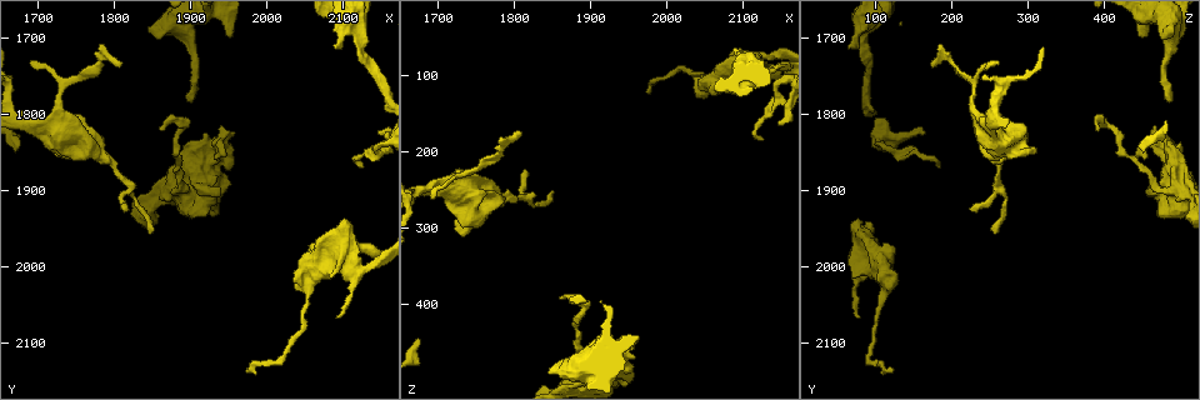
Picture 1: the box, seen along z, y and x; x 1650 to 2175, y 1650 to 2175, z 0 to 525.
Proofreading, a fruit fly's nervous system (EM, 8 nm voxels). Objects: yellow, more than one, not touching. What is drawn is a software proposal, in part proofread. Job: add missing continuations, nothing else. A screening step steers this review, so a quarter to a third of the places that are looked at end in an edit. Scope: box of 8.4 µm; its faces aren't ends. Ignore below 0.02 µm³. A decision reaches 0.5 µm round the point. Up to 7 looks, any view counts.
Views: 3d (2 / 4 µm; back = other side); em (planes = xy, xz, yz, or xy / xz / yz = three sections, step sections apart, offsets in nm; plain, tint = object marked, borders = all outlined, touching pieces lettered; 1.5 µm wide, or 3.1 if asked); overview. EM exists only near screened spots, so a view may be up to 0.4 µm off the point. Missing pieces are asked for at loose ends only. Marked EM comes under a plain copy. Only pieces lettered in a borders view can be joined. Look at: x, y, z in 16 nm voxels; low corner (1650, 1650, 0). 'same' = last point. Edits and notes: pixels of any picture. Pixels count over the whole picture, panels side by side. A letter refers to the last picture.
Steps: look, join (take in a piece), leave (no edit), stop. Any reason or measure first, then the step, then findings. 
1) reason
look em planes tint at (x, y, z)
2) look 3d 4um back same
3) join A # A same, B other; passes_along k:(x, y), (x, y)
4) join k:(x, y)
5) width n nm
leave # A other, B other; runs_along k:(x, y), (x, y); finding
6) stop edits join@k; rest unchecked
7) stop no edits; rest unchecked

thin end
look em xy step 4 borders at (1815, 1925, 225)

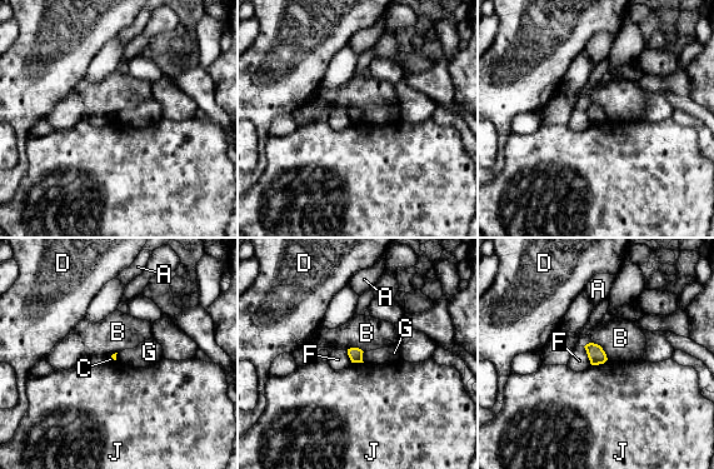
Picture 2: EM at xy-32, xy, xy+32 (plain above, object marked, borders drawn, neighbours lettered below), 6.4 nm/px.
look em planes borders same

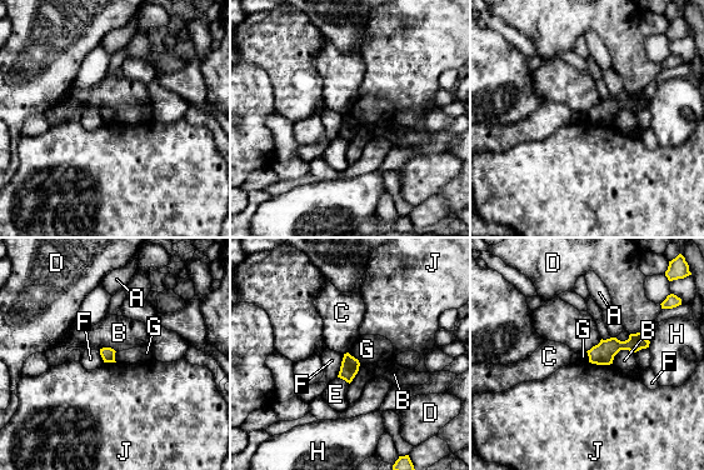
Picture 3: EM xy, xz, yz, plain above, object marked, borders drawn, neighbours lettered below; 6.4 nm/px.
longest_contact B 160 nm
leave # A other, B other, C other, D other, E other, F other, G other, H other, J other; border 3:(348, 351), (360, 363); none of them fits

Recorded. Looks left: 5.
an open end
look em yz step 4 borders at (1895, 1785, 480)

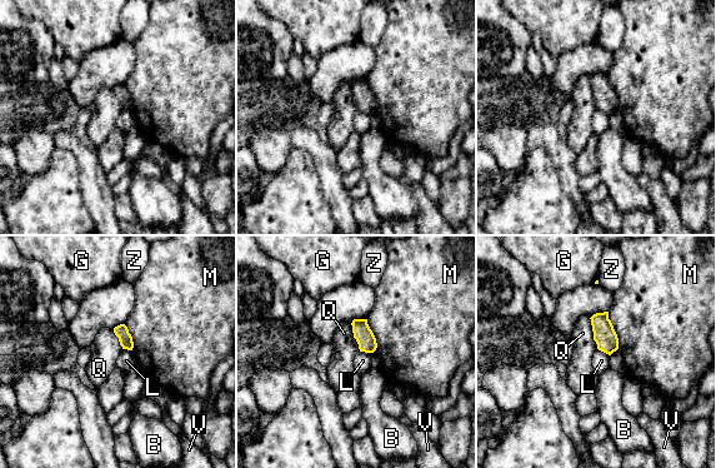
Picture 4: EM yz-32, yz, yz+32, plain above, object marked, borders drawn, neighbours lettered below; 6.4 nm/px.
another direction
look em planes borders same

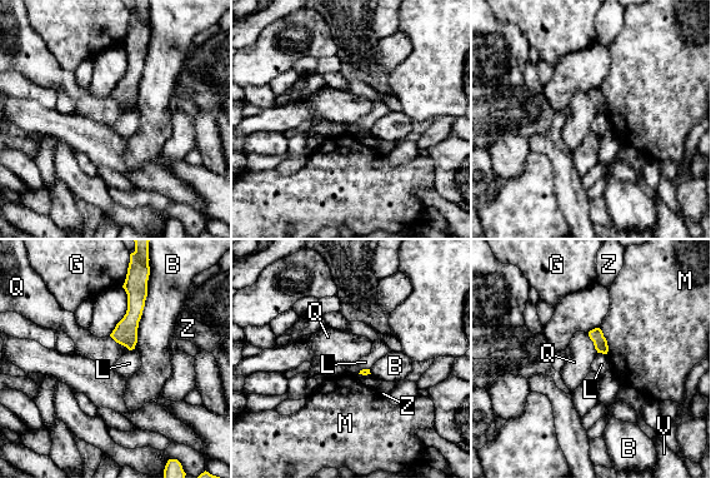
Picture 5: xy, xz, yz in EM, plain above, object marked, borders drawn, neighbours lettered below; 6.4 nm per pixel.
leave # B other, G other, L other, M other, Q other, V other, Z other; border 5:(109, 335), (129, 349); none of them fits

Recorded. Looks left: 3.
thin end
look 3d 4um at (2095, 2070, 75)

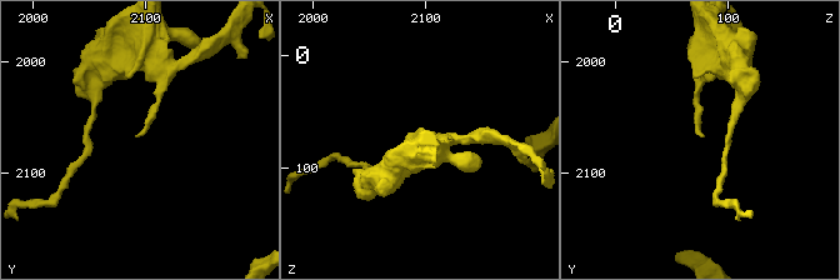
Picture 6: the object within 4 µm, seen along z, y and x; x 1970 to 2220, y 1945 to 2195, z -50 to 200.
look em planes borders at (2094, 2070, 76)

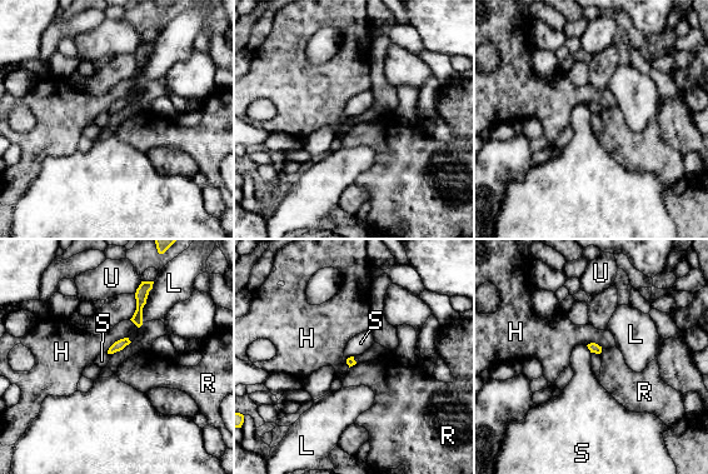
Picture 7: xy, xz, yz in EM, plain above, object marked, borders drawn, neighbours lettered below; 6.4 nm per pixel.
longest_contact L 280 nm
leave # H other, L other, R other, S other, U other; border 7:(586, 345), (591, 353); none of them fits

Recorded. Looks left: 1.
stop no edits; rest unchecked

